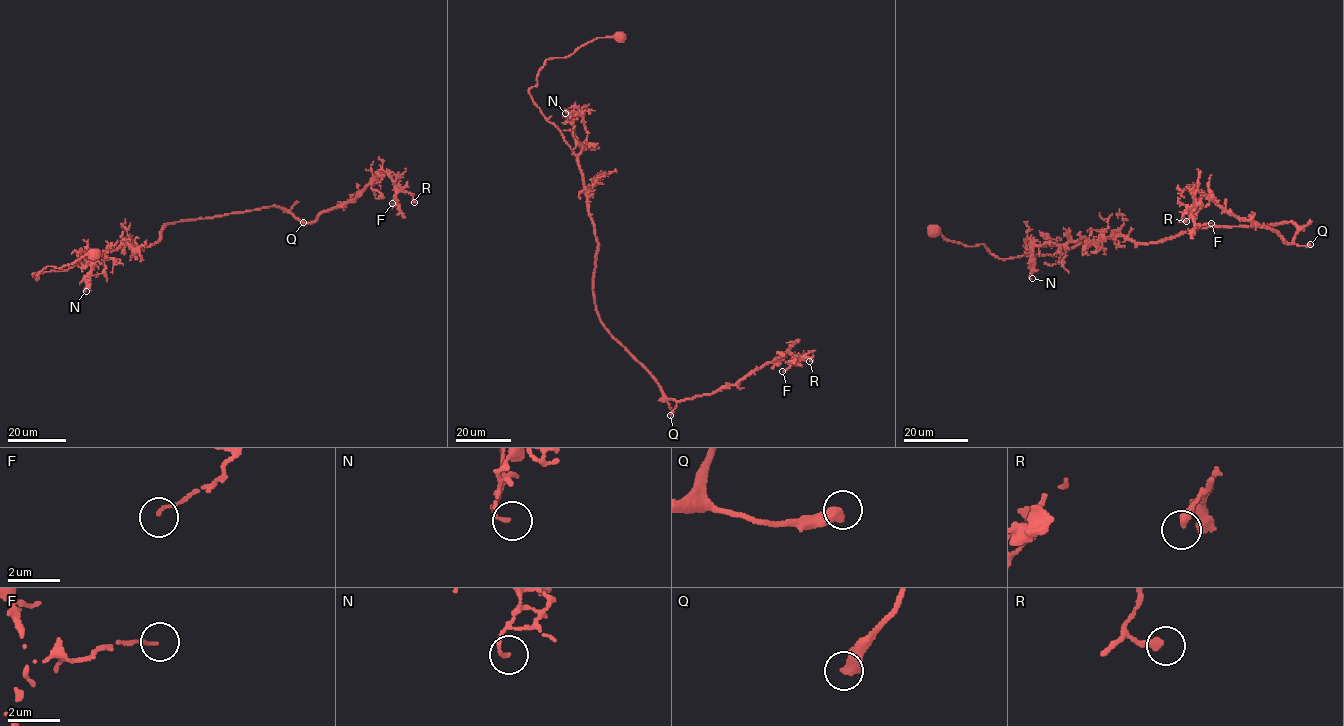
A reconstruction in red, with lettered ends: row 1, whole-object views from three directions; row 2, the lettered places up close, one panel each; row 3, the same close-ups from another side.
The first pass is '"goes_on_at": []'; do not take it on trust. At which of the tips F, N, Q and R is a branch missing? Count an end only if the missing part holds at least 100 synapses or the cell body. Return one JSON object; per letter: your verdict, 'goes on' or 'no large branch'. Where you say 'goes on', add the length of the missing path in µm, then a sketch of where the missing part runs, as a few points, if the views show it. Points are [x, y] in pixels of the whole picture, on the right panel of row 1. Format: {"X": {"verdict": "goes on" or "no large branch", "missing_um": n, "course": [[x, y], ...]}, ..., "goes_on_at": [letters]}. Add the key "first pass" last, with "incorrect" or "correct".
{"F": {"verdict": "no large branch"}, "N": {"verdict": "no large branch"}, "Q": {"verdict": "no large branch"}, "R": {"verdict": "no large branch"}, "goes_on_at": [], "first pass": "correct"}

